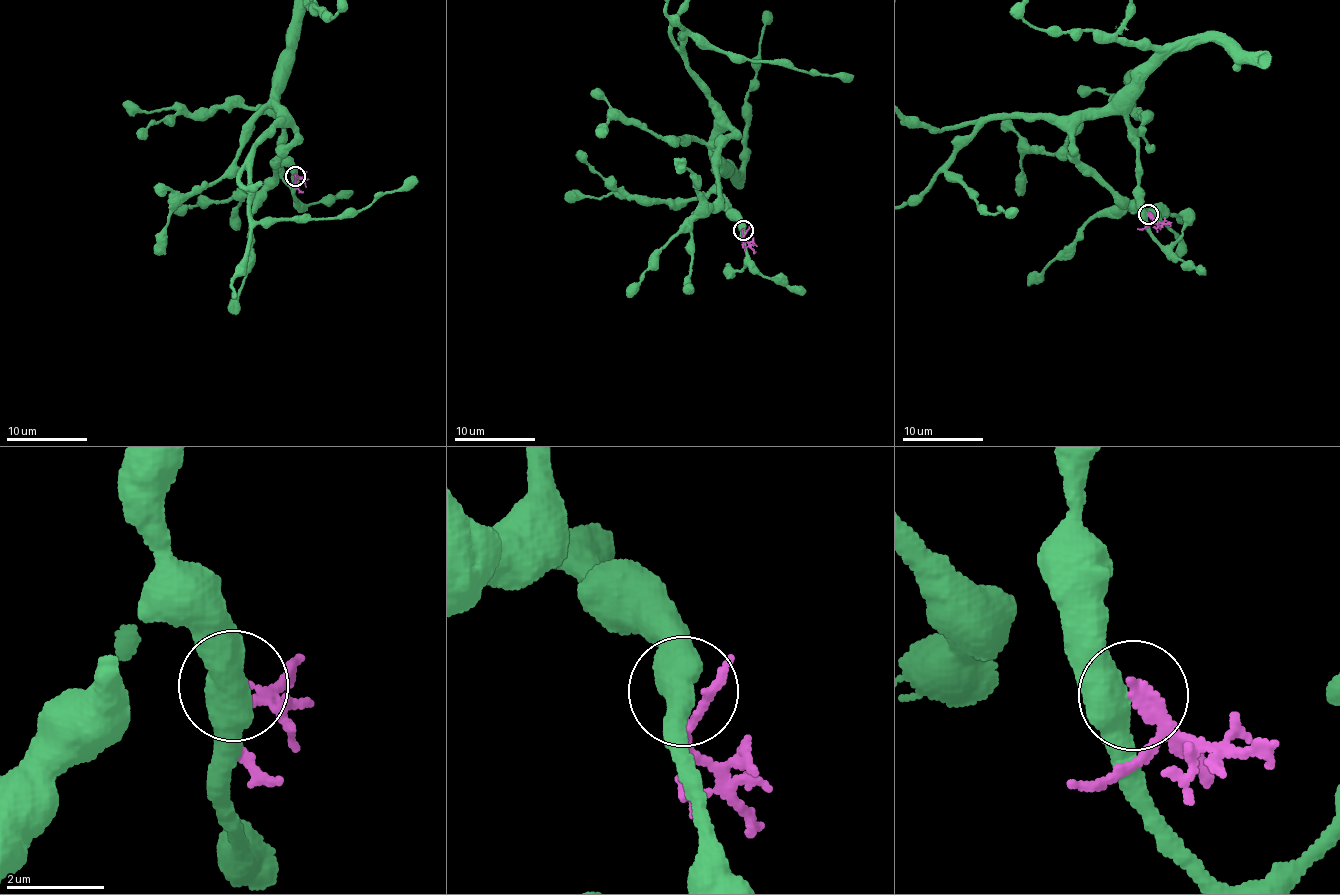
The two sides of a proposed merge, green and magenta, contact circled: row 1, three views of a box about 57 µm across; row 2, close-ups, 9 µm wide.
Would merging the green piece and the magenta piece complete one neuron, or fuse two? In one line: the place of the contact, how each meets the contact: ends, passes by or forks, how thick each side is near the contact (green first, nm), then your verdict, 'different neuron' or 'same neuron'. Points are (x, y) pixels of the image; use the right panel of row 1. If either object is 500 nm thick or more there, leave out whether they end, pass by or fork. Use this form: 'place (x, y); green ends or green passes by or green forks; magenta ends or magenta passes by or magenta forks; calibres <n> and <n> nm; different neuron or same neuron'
place (1148, 214); calibres 500 and 240 nm; different neuron

